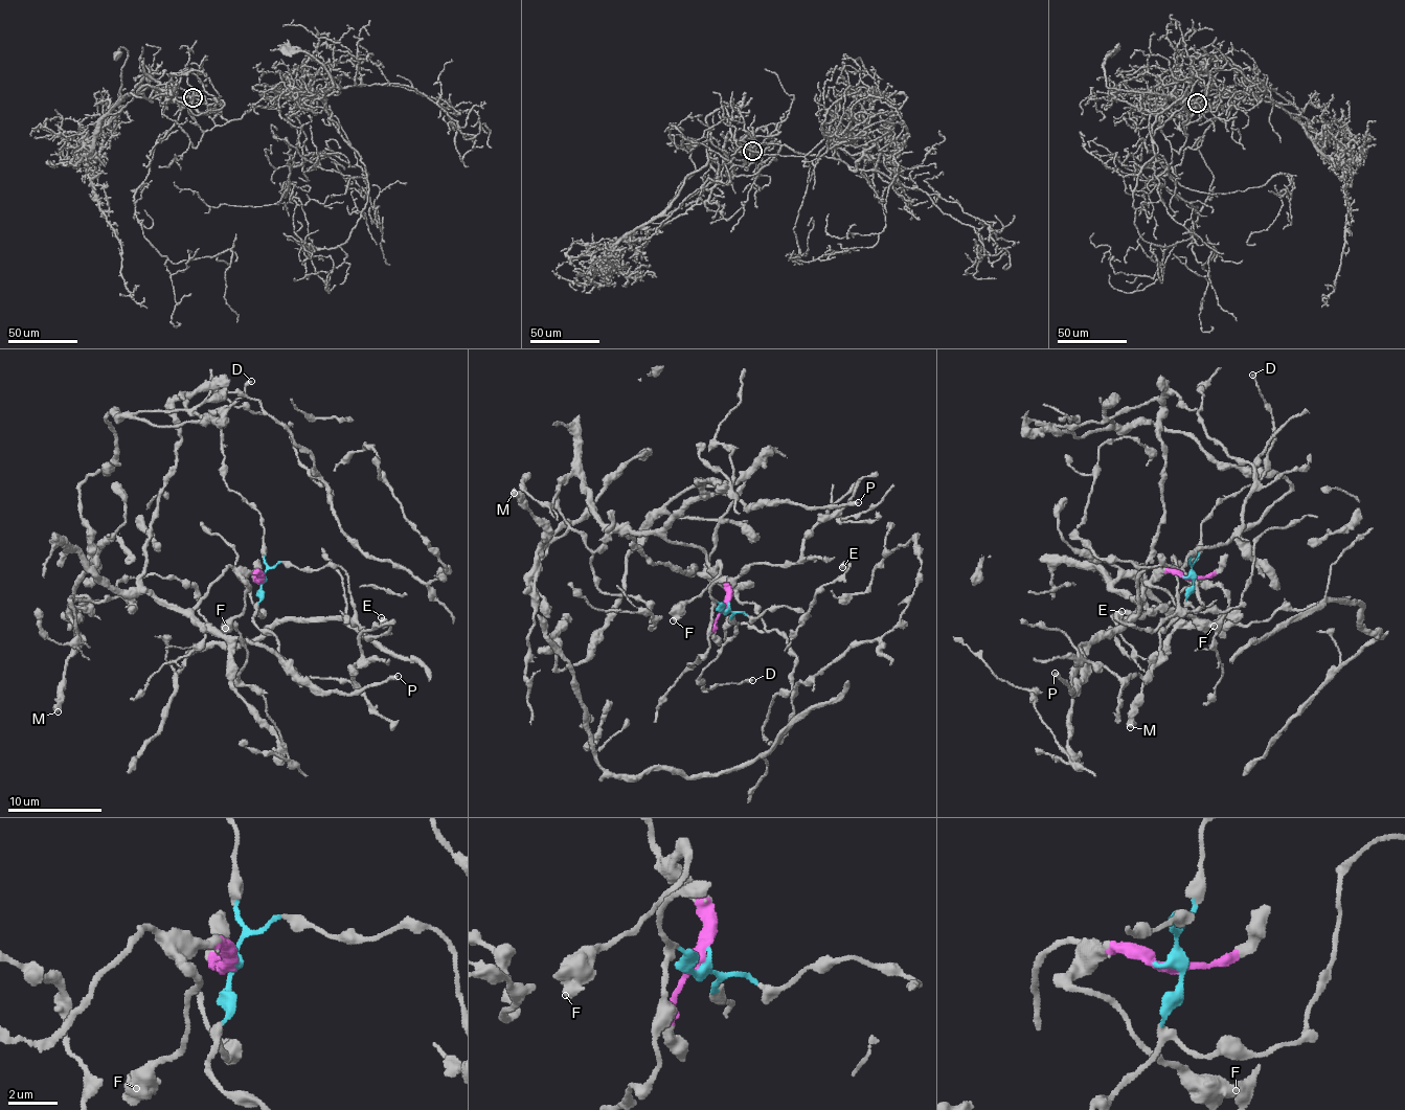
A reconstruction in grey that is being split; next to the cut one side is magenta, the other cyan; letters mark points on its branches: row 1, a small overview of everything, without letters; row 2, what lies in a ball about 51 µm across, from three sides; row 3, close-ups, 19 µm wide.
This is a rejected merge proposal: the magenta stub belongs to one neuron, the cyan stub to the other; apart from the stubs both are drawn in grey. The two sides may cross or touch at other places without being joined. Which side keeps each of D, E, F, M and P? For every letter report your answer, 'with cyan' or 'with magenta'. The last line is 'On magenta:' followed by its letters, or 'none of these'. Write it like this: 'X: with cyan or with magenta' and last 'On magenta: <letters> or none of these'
D: with cyan
E: with cyan
F: with magenta
M: with magenta
P: with magenta
On magenta: F, M, P

